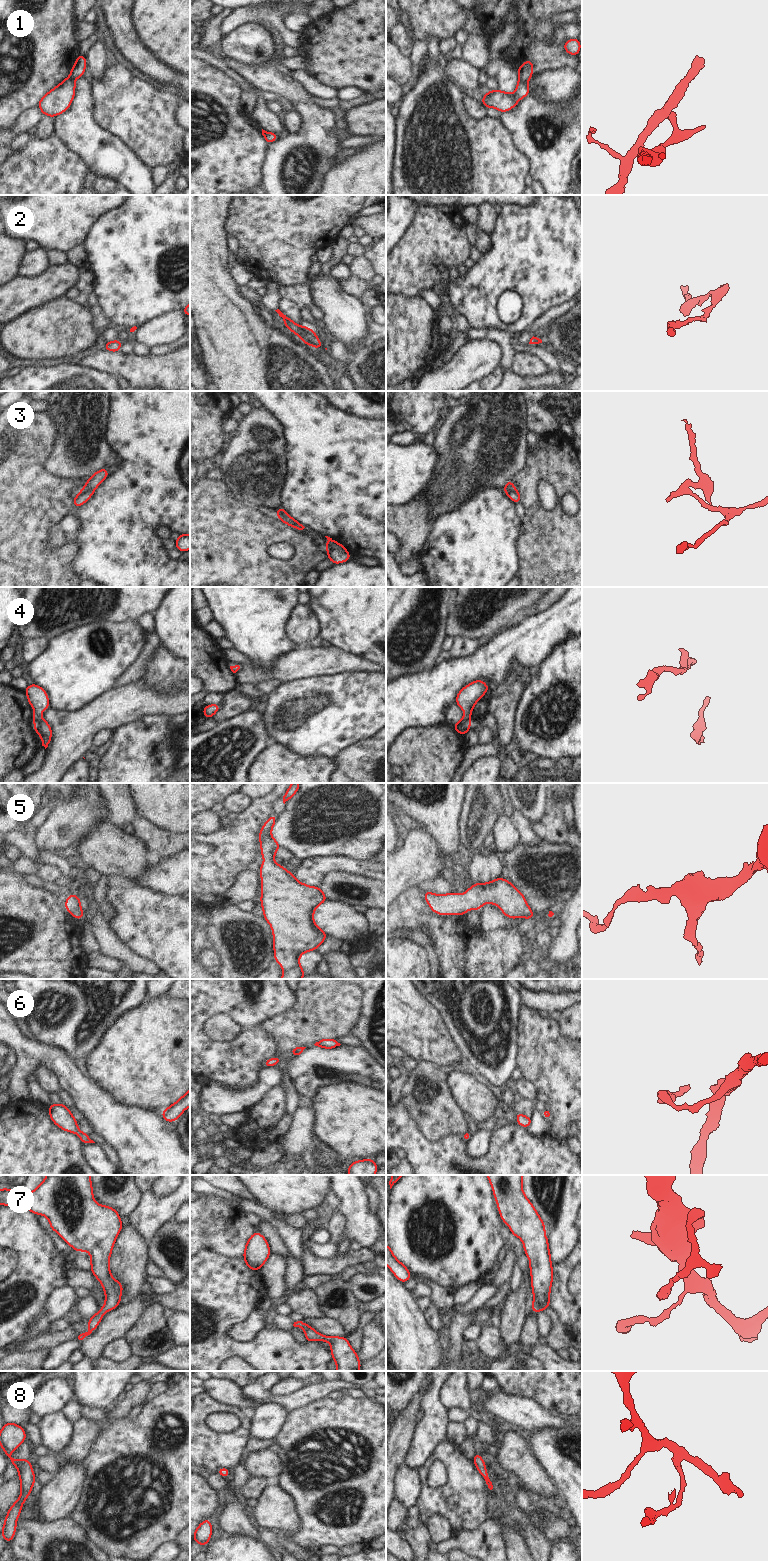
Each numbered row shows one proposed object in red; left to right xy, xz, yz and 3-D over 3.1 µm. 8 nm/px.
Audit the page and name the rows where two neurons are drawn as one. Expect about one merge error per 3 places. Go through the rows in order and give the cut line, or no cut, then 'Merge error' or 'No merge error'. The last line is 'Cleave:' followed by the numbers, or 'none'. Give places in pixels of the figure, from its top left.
1: Split along yz (519, 78), (526, 82). Merge error
2: No split. No merge error
3: Split along xy (83, 488), (94, 489). Merge error
4: No split. No merge error
5: No split. No merge error
6: No split. No merge error
7: No split. No merge error
8: No split. No merge error
Cleave: 1, 3

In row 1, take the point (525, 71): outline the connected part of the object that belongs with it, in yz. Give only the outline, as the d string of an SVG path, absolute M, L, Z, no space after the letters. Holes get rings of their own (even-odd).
M532 60L524 62L522 66L517 70L519 79L525 82L528 82L530 80L532 72L533 72Z

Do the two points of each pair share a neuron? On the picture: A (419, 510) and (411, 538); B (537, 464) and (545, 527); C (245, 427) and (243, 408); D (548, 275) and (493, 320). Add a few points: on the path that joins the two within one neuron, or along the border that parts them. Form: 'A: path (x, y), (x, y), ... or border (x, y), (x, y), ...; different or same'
A: path (415, 517), (412, 521), (412, 531); same
B: path (531, 480), (531, 501), (535, 511); same
C: border (252, 407), (242, 415); different
D: path (528, 279), (506, 280), (491, 295), (491, 300); same

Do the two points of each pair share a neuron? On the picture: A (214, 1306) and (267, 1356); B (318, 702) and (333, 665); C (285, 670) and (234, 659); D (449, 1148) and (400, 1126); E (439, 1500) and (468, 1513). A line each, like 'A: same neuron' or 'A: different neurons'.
A: same neuron
B: different neurons
C: same neuron
D: same neuron
E: same neuron

